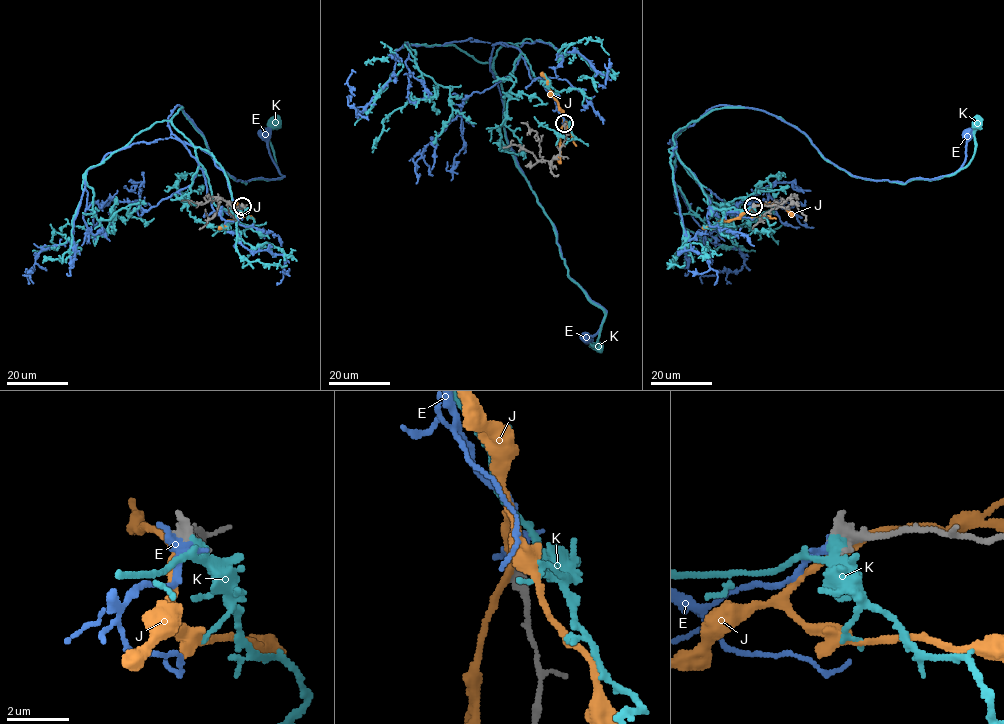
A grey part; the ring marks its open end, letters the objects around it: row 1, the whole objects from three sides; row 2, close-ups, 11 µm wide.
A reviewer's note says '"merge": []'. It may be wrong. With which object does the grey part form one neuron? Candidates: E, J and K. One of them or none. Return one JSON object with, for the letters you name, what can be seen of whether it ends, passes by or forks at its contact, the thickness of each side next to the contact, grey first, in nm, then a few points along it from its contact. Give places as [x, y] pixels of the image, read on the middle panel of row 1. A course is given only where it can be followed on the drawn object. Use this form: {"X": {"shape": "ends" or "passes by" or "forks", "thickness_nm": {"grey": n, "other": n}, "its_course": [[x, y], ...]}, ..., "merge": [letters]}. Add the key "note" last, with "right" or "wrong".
{"E": {"shape": "passes by", "thickness_nm": {"grey": 550, "other": 380}, "its_course": [[564, 124], [520, 51], [494, 46], [490, 70], [507, 142], [556, 233], [568, 275], [606, 313], [585, 337]]}, "merge": ["E"], "note": "wrong"}

